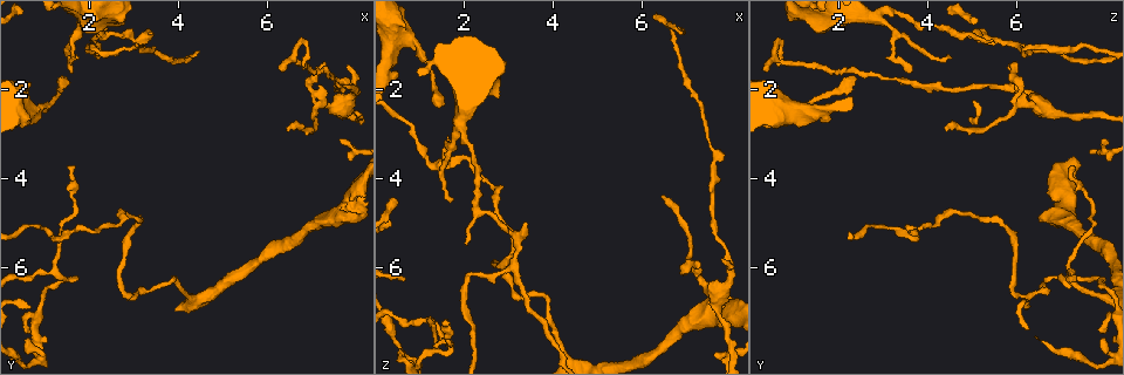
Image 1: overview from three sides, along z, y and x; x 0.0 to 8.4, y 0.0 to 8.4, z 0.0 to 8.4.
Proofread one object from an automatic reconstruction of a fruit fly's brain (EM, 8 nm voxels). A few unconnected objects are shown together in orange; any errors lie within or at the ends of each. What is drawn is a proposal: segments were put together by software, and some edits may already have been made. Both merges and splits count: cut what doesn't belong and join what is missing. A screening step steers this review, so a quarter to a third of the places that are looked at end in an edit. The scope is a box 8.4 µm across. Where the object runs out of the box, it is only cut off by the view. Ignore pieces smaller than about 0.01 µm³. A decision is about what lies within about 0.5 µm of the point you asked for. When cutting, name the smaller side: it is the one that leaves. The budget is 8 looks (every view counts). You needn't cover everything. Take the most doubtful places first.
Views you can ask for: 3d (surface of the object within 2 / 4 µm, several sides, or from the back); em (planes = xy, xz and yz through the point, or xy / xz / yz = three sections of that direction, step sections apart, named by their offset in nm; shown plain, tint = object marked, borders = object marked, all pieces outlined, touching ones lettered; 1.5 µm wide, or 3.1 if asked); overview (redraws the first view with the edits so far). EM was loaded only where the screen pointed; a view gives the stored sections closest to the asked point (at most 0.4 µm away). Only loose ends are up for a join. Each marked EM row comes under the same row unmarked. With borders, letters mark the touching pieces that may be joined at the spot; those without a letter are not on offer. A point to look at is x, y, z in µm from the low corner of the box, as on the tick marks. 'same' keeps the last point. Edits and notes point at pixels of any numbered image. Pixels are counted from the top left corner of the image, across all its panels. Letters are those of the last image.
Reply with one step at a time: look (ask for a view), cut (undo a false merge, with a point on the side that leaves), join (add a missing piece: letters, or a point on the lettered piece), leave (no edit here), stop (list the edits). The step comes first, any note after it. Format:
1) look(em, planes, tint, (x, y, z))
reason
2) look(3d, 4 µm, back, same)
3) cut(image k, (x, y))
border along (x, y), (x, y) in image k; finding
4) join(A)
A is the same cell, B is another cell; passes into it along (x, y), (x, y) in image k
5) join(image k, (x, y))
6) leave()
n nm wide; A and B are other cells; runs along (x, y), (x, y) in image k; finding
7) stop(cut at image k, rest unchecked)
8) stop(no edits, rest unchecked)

look(em, planes, borders, (7.85, 1.50, 5.75))
an open end

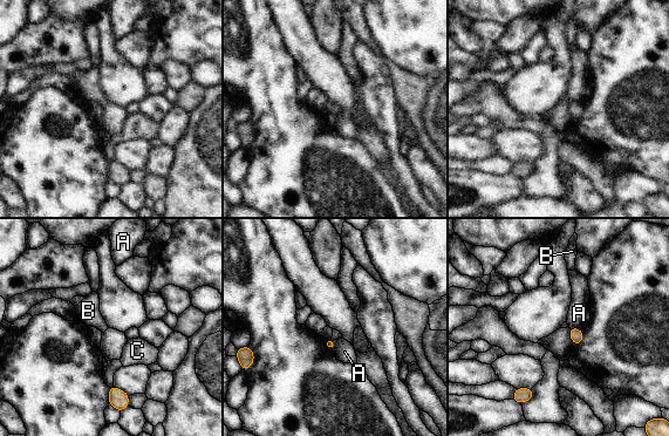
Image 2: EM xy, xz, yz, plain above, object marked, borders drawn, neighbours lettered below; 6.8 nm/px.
leave()
A, B and C are other cells; border along (327, 338), (330, 339) in image 2; no lettered piece goes on from it

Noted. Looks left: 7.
look(em, xz, step 8, tint, (3.20, 1.00, 5.90))
two arms in line, one across

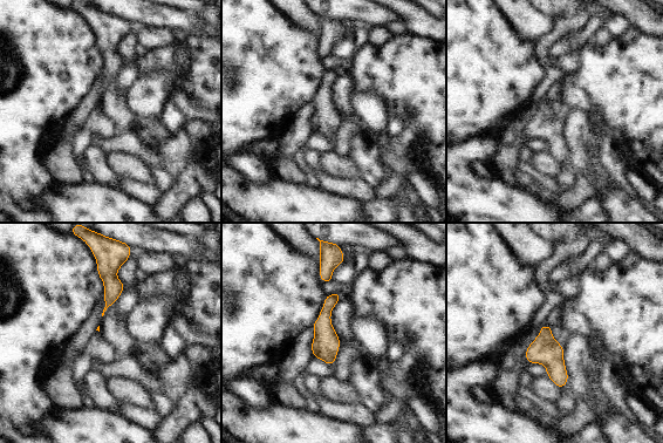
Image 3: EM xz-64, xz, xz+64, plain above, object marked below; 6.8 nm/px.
look(em, planes, borders, same)

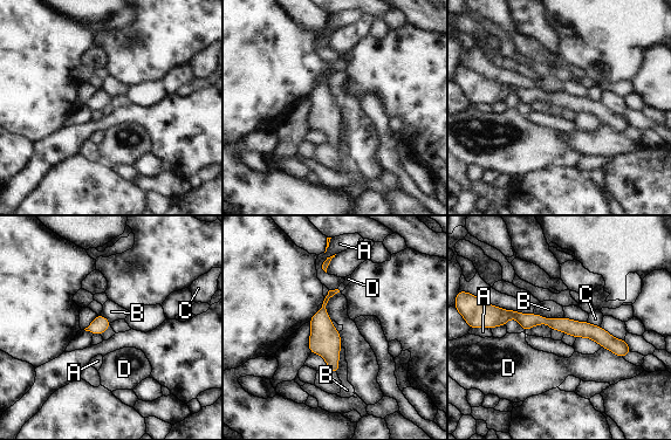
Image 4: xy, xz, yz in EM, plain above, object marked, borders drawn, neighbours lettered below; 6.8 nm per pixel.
leave()
A, B, C and D are other cells; border along (534, 313), (545, 317), (563, 317) in image 4; one cell here

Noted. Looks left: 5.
look(3d, 2 µm, (1.60, 1.65, 3.55))
tapers out

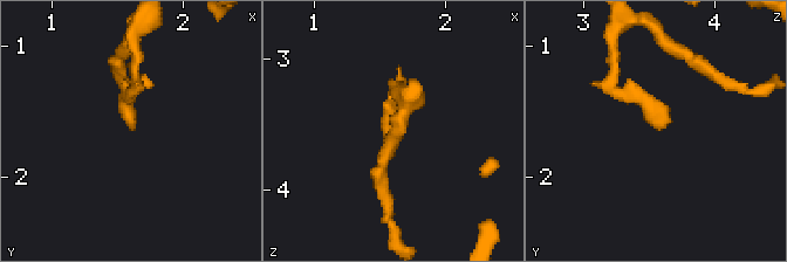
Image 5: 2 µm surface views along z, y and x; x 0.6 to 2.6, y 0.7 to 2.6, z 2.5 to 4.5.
look(em, xy, step 4, tint, (1.62, 1.64, 3.56))
shape alone is not enough

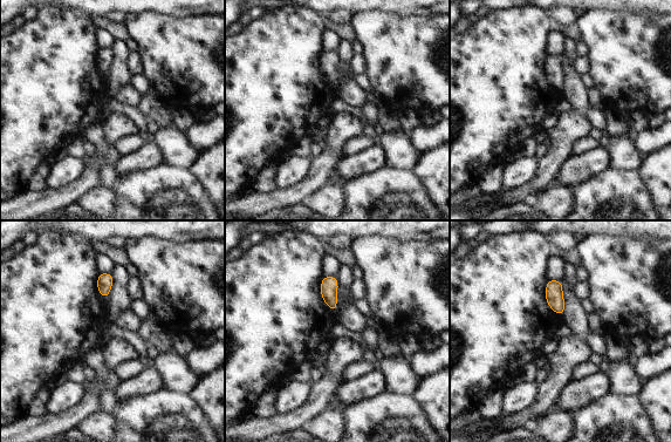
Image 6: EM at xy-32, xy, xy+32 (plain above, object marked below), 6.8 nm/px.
look(em, planes, borders, same)

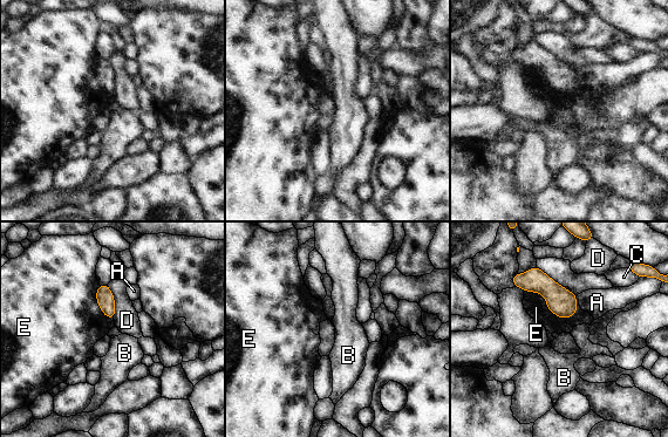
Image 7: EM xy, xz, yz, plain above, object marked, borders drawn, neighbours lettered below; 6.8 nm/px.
leave()
E touches over 260 nm; A, B, C, D and E are other cells; border along (107, 285), (114, 299), (114, 319) in image 7; no lettered piece goes on from it

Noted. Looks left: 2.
stop(no edits, rest unchecked)

